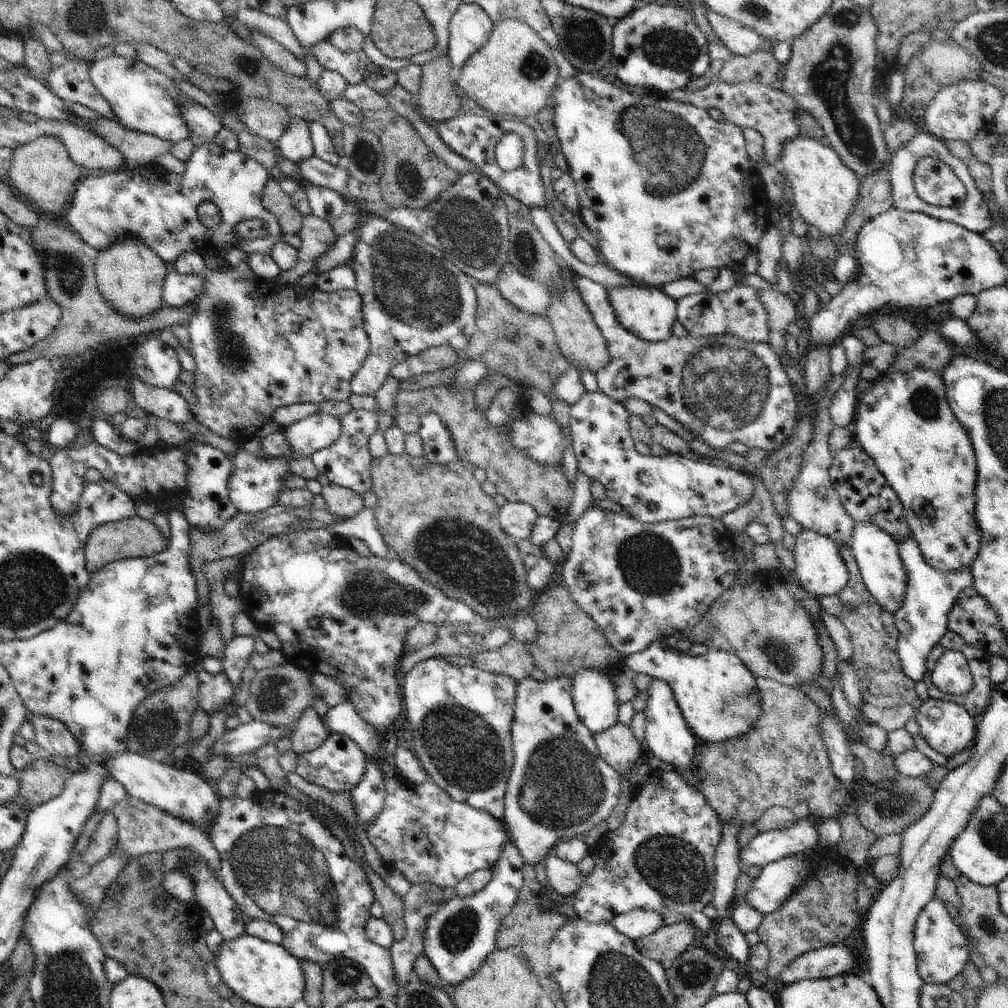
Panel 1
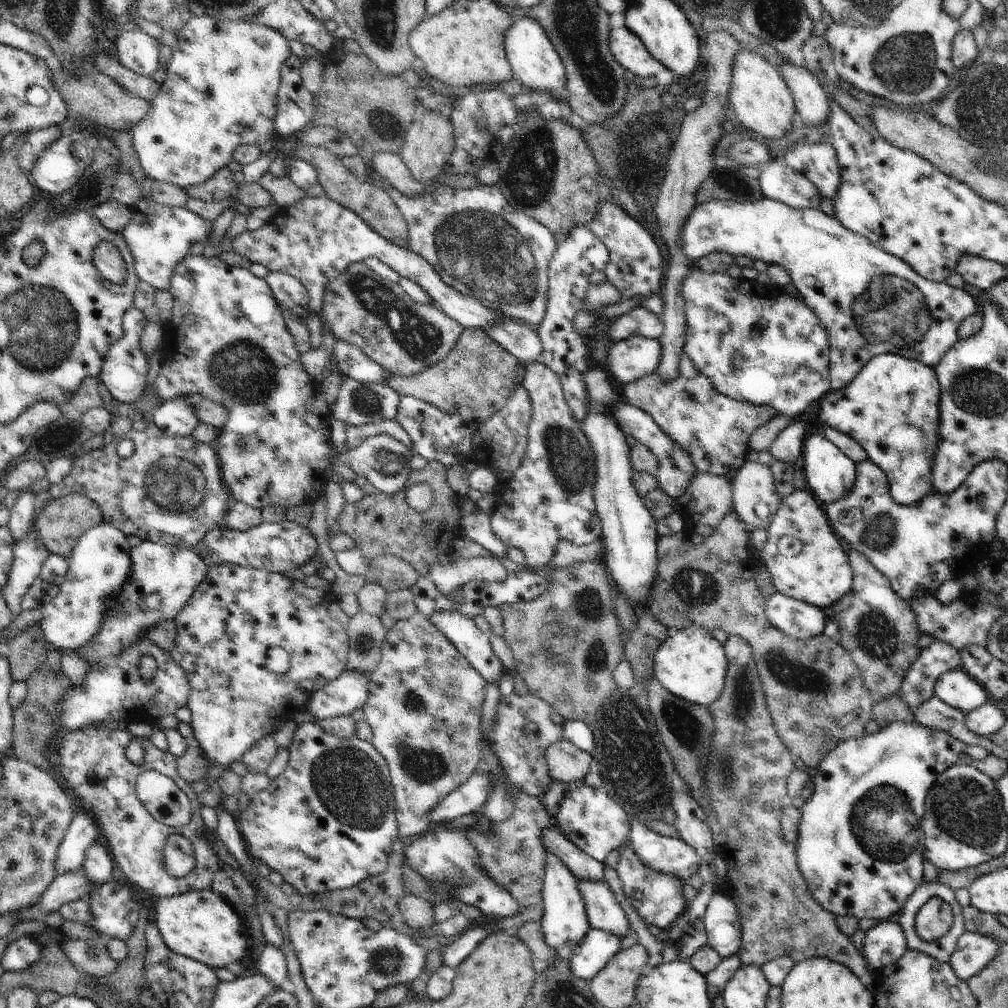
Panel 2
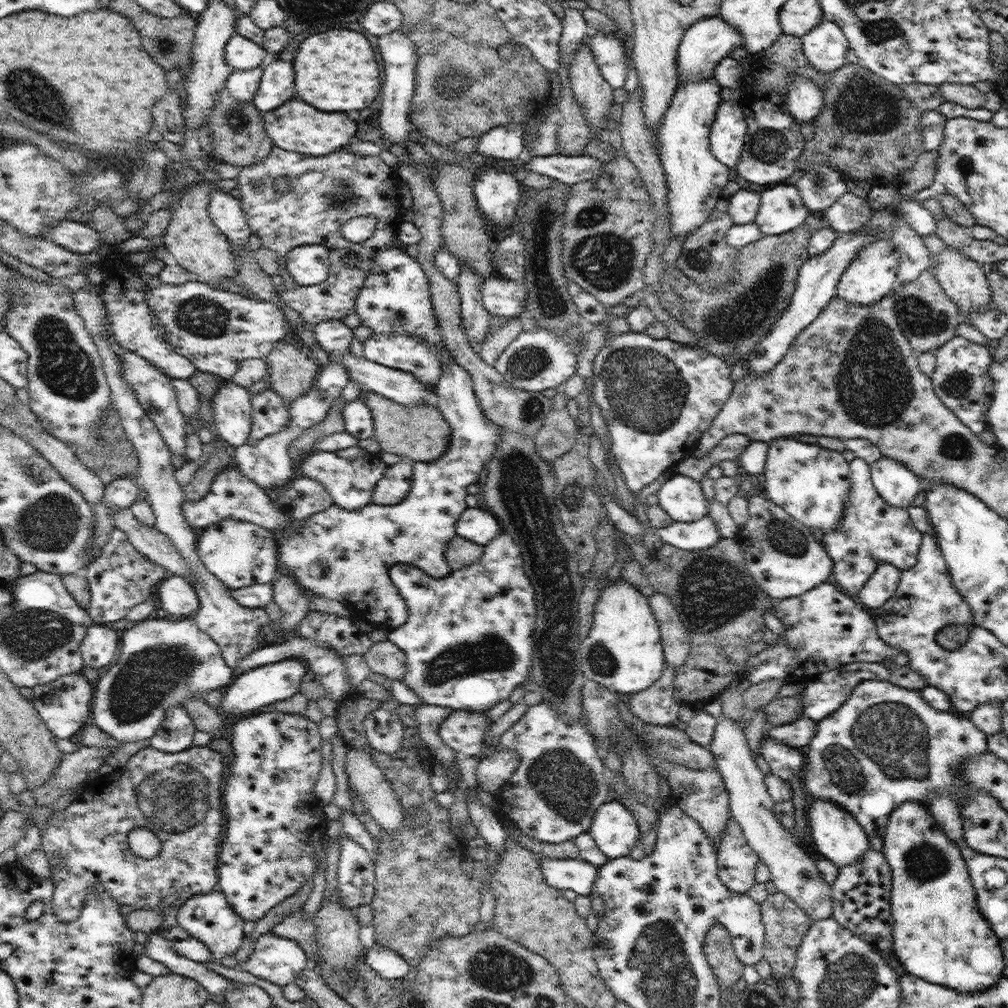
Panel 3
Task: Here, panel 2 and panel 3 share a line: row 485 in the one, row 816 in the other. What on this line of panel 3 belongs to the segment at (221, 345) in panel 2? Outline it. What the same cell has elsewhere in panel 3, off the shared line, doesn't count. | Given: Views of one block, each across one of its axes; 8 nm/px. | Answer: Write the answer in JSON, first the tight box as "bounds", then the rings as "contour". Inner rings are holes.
{"bounds":[218,712,328,922],"contour":[[[280,712],[272,713],[254,713],[246,716],[237,717],[232,728],[232,751],[234,751],[234,762],[230,765],[230,776],[226,778],[226,786],[222,789],[223,810],[226,816],[226,834],[223,840],[223,846],[219,851],[218,861],[218,890],[225,894],[228,902],[234,907],[238,916],[244,919],[244,922],[253,920],[257,922],[262,918],[267,910],[274,908],[289,896],[294,895],[306,882],[313,880],[314,874],[320,868],[320,860],[324,846],[322,844],[328,839],[327,827],[328,820],[323,812],[322,802],[316,797],[314,788],[322,767],[322,756],[320,754],[321,738],[319,734],[319,724],[311,722],[308,718],[301,715],[285,714]]]}

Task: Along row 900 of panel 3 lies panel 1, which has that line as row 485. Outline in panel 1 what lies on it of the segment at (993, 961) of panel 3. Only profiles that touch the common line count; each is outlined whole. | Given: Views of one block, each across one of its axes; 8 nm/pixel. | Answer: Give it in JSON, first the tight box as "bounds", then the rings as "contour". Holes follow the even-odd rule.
{"bounds":[851,369,981,573],"contour":[[[916,369],[906,373],[902,371],[898,371],[897,373],[881,372],[880,376],[872,383],[874,385],[873,388],[863,393],[862,398],[860,395],[859,403],[855,410],[855,418],[851,426],[853,442],[870,455],[870,458],[874,460],[880,472],[886,477],[890,486],[896,491],[898,498],[902,501],[907,523],[912,529],[913,538],[919,544],[926,564],[929,564],[936,570],[942,572],[950,571],[951,573],[970,567],[978,556],[981,541],[981,532],[975,517],[975,494],[978,480],[977,460],[970,436],[966,434],[966,430],[962,428],[962,424],[960,424],[960,421],[956,418],[956,415],[952,412],[948,404],[945,384],[941,373],[932,369]]]}

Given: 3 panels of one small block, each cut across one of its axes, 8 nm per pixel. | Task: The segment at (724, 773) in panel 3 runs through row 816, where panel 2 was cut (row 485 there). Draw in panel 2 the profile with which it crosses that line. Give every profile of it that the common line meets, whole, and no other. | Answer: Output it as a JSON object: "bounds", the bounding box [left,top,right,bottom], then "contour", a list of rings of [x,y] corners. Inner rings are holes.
{"bounds":[731,461,781,528],"contour":[[[746,461],[731,484],[733,508],[748,526],[767,528],[781,505],[769,466]]]}

